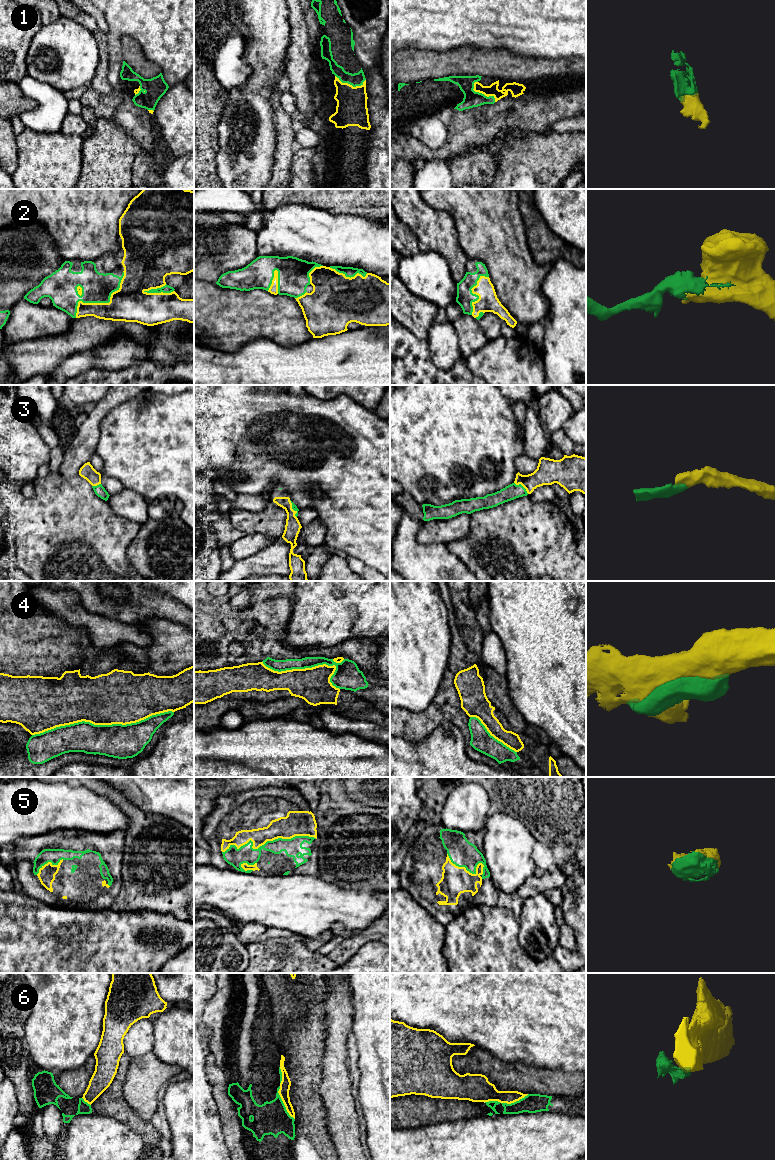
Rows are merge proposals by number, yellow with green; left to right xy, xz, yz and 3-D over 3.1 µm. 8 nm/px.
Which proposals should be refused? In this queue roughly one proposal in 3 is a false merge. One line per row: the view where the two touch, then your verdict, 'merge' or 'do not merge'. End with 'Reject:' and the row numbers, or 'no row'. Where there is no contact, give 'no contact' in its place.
1: contact in yz; merge
2: contact in xy; merge
3: contact in yz; merge
4: contact in xy; do not merge
5: contact in xz; merge
6: contact in yz; do not merge
Reject: 4, 6

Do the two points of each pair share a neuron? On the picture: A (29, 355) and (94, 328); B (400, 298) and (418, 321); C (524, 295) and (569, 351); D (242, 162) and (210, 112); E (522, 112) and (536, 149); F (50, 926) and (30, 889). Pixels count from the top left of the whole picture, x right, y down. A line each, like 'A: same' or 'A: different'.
A: same
B: same
C: different
D: different
E: different
F: different

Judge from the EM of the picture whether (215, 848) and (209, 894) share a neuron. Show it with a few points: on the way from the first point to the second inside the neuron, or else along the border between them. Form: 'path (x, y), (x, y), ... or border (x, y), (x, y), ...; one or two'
border (211, 863), (222, 869), (236, 871); two

